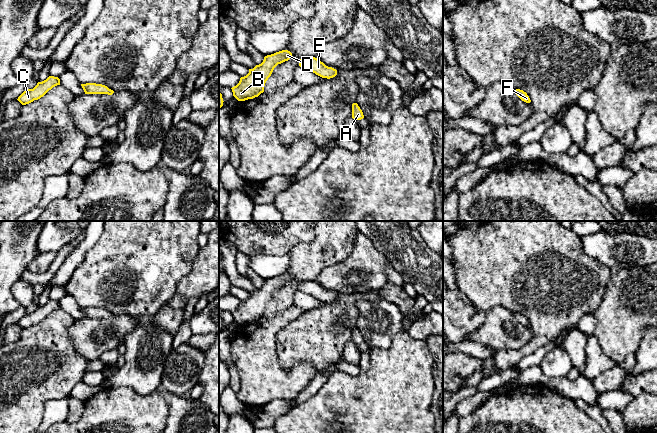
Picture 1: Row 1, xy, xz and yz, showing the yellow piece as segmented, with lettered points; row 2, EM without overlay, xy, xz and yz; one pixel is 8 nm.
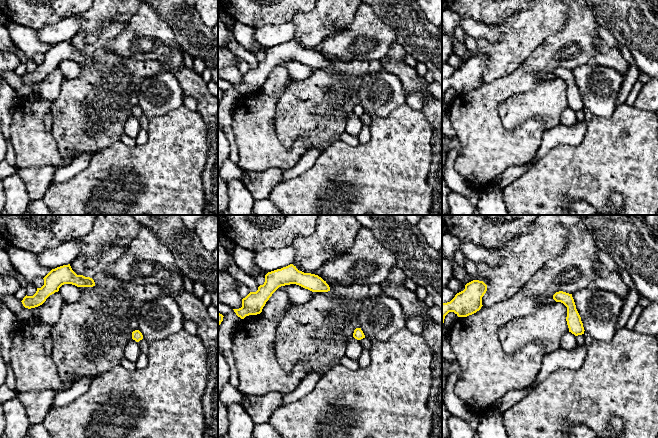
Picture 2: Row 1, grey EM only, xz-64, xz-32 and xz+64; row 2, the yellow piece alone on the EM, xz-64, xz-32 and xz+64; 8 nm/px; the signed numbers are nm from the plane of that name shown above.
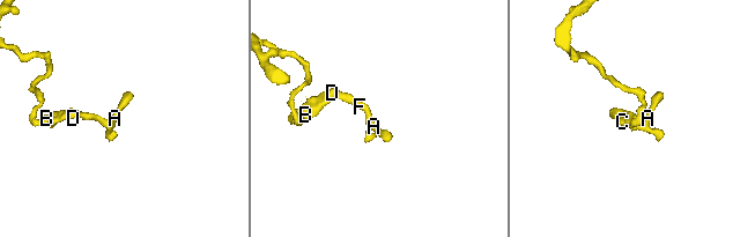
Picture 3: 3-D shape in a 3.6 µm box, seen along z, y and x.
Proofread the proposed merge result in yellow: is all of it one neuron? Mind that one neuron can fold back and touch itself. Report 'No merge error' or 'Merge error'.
No merge error

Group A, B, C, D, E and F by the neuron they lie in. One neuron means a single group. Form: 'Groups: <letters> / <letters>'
Groups: A B C D E F

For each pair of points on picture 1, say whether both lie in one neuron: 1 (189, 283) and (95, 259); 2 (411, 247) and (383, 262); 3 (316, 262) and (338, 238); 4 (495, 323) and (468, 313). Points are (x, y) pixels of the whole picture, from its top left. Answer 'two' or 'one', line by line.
1: two
2: two
3: one
4: two

